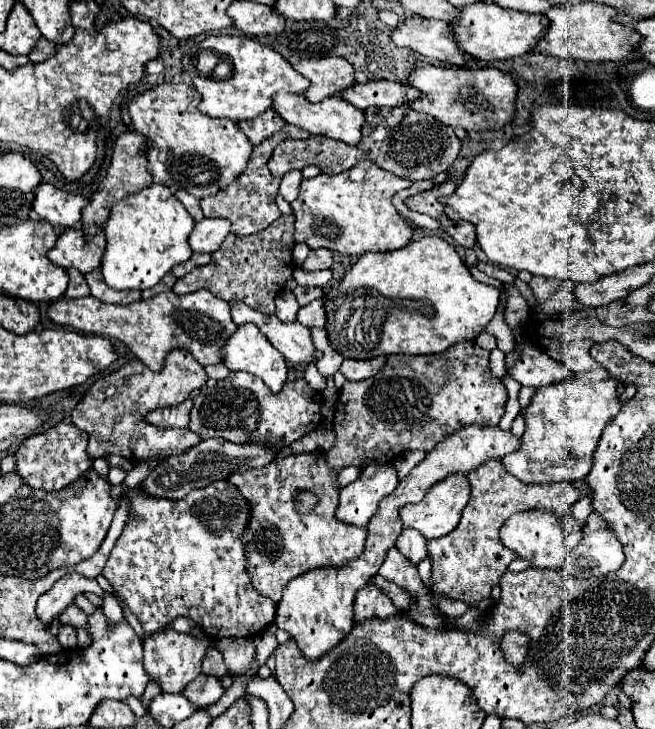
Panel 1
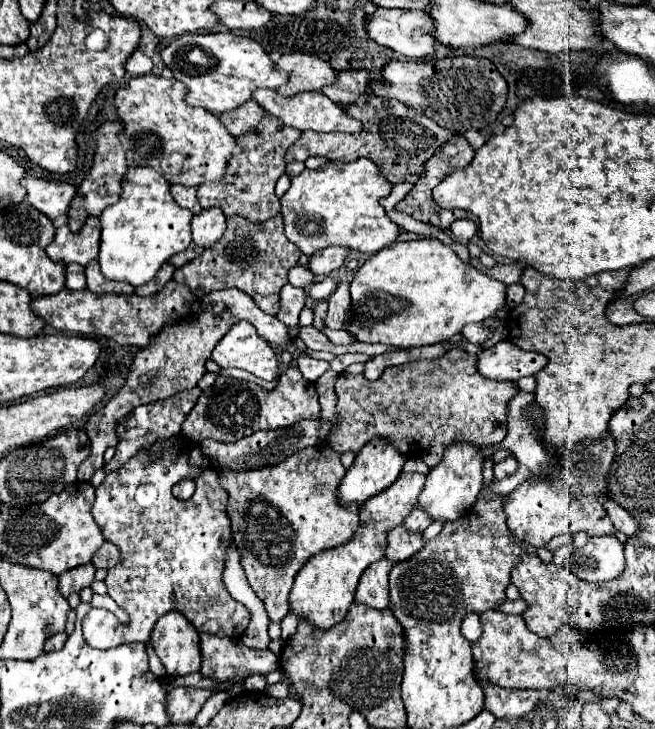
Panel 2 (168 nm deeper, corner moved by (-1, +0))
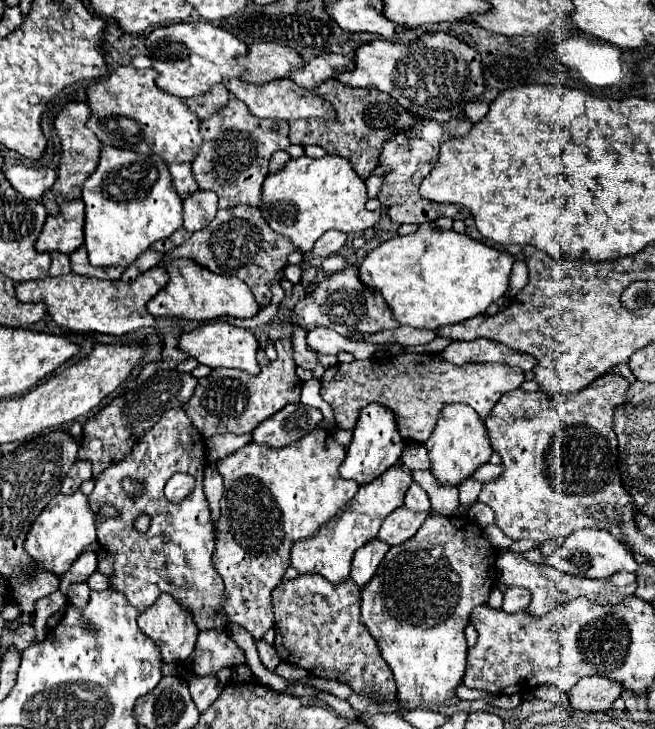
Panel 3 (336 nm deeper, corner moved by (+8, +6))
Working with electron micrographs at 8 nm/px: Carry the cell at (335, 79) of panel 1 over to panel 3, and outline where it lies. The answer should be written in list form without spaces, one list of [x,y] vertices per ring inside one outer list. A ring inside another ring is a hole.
[[[276,42],[252,44],[248,54],[240,56],[238,62],[244,66],[240,80],[250,84],[264,84],[276,78],[288,78],[294,68],[300,68],[304,64],[293,48]]]

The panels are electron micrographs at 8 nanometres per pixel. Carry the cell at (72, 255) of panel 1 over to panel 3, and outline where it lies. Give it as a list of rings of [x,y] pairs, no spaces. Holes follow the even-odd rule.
[[[58,200],[60,214],[48,216],[44,228],[36,240],[38,252],[64,252],[70,254],[84,244],[84,202],[78,200]]]

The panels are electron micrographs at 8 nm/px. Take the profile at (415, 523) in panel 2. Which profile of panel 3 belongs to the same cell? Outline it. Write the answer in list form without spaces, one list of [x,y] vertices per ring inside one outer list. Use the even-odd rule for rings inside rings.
[[[412,482],[412,486],[406,492],[406,500],[404,506],[414,510],[414,512],[428,512],[430,510],[430,500],[426,496],[426,492],[420,488],[418,482]]]

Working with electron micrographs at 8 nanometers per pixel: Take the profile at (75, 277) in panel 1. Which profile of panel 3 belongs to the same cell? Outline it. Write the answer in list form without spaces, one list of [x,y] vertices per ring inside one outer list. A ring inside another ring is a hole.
[[[52,252],[52,266],[50,266],[50,274],[52,276],[58,276],[58,274],[68,274],[72,268],[70,268],[70,258],[68,254],[62,254],[62,252]]]

